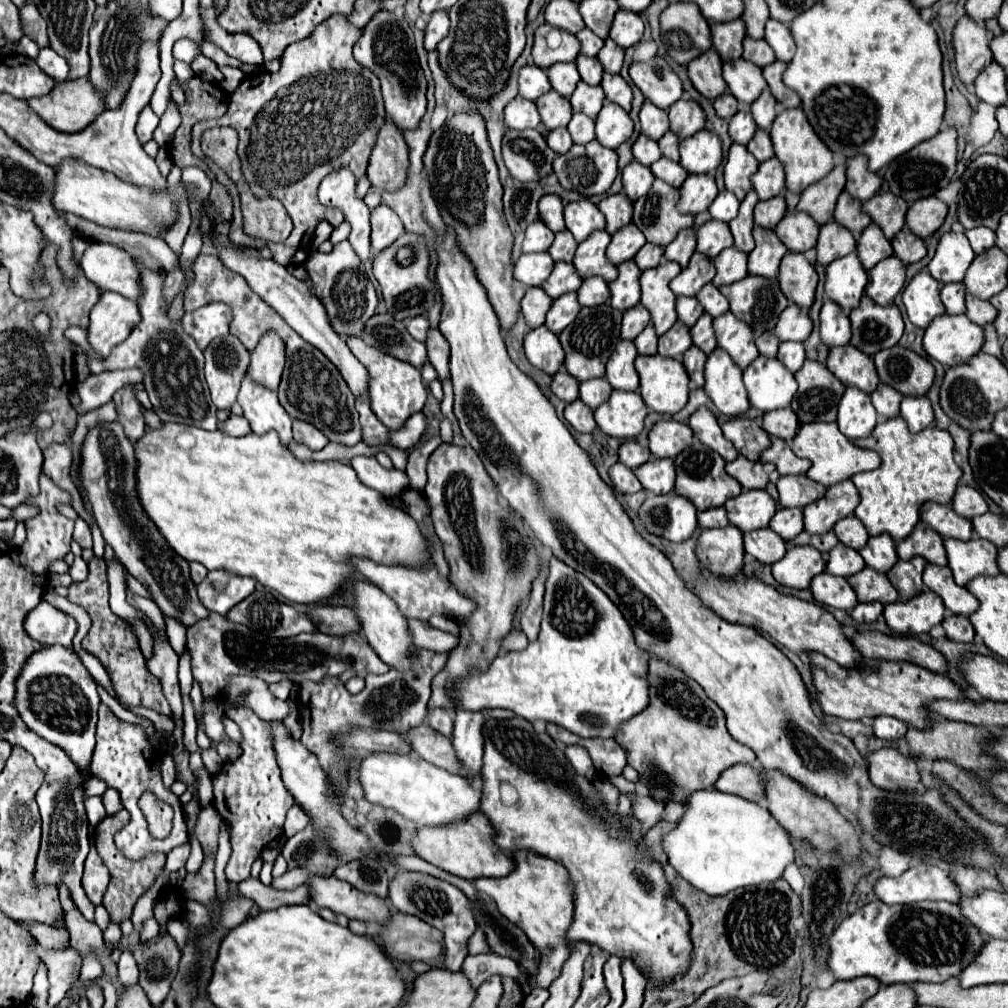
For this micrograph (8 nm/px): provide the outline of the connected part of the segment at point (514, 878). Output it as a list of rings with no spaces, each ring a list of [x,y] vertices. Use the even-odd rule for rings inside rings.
[[[519,851],[515,853],[515,861],[517,867],[513,873],[509,873],[507,877],[501,879],[475,879],[473,885],[489,895],[499,911],[511,921],[515,923],[519,929],[523,929],[527,933],[527,937],[531,939],[531,943],[543,951],[541,955],[541,965],[539,965],[539,975],[533,979],[533,985],[541,985],[541,987],[549,987],[551,981],[555,977],[559,977],[559,969],[563,969],[563,961],[567,961],[567,953],[571,953],[571,941],[567,941],[567,929],[573,921],[573,897],[571,897],[571,879],[569,879],[569,871],[547,859],[541,855],[535,855],[529,851]],[[537,859],[537,871],[533,861]]]

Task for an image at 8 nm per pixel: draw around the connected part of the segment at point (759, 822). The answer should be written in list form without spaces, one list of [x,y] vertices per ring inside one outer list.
[[[717,789],[697,791],[689,797],[687,813],[677,823],[677,827],[663,837],[663,845],[665,853],[669,855],[669,863],[677,869],[677,873],[685,877],[693,887],[711,897],[729,893],[737,887],[781,879],[785,867],[795,861],[795,849],[791,845],[789,833],[775,821],[775,817],[771,817],[767,809],[739,795],[721,793]]]

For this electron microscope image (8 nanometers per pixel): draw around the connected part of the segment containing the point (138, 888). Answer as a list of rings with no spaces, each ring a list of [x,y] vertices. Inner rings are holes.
[[[123,809],[119,811],[117,815],[106,816],[97,827],[95,827],[95,847],[103,859],[103,863],[109,867],[109,873],[111,873],[111,883],[107,887],[107,893],[103,897],[103,905],[105,909],[109,911],[113,923],[121,923],[123,919],[131,917],[133,913],[133,907],[135,907],[135,901],[155,883],[155,879],[161,875],[163,871],[163,865],[165,865],[165,855],[147,855],[143,861],[129,861],[113,843],[113,835],[120,831],[129,823],[129,813]]]

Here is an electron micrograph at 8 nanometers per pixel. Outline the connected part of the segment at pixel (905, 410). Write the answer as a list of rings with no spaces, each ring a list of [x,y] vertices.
[[[905,397],[901,401],[901,417],[907,421],[911,433],[919,433],[921,429],[933,423],[933,409],[927,397]]]

